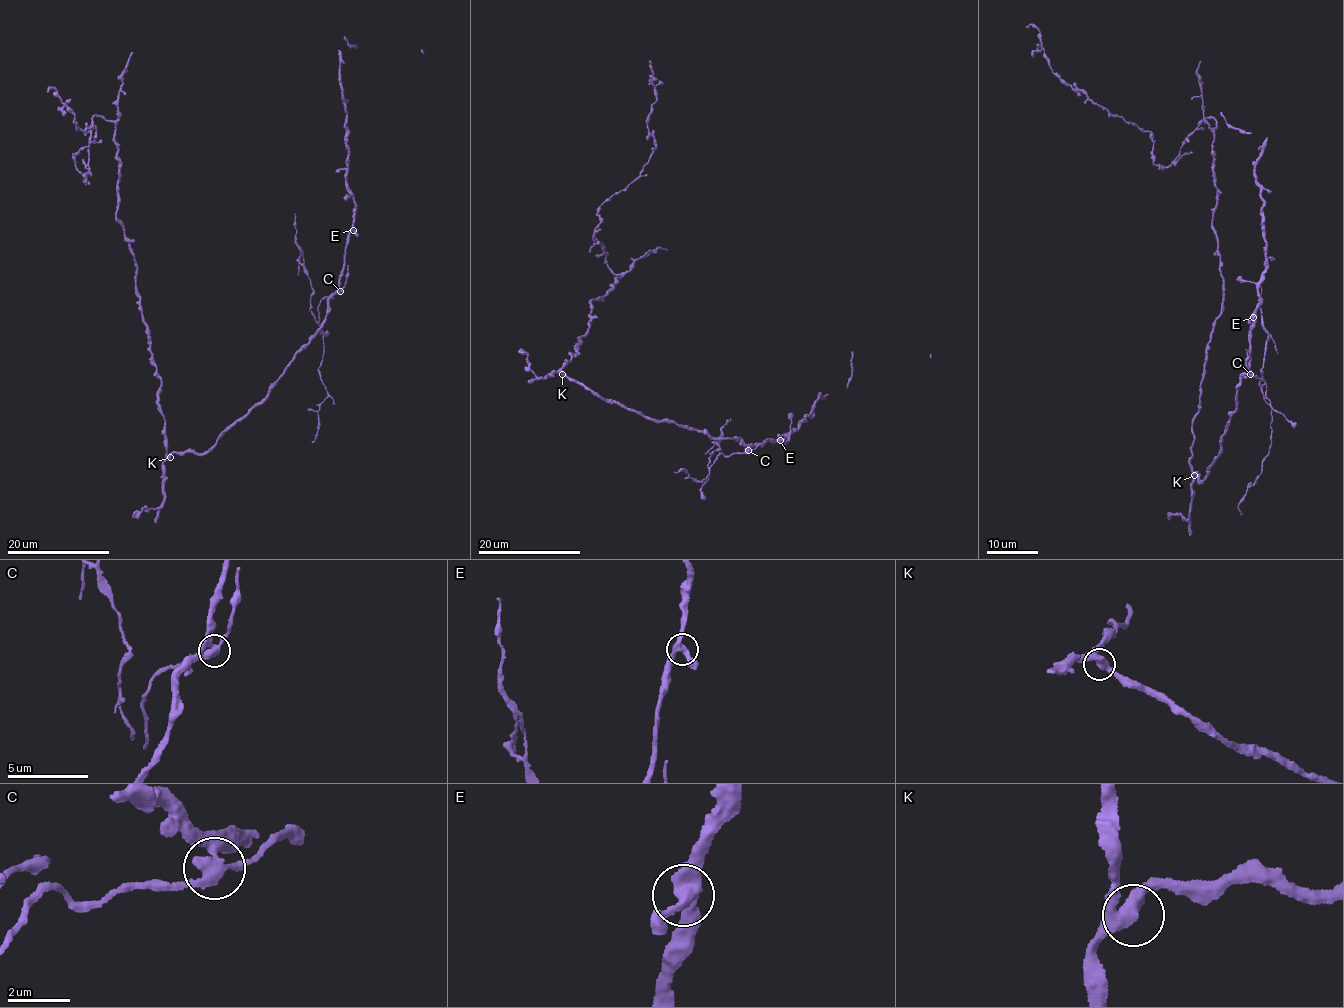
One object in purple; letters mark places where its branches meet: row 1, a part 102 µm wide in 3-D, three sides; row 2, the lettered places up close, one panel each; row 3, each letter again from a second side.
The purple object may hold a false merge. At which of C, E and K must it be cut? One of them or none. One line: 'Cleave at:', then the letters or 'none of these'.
Cleave at: C

